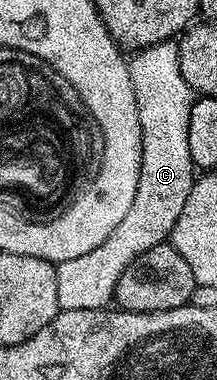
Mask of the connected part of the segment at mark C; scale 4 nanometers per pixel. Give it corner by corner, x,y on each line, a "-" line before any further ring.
164,40
134,51
132,56
128,61
128,66
141,127
141,169
139,170
139,186
135,186
135,202
131,210
123,214
123,222
119,222
119,226
115,226
115,230
111,230
111,234
107,234
107,238
103,238
103,242
95,246
95,250
90,250
88,254
79,254
79,258
67,258
56,265
55,287
59,297
59,309
62,312
109,308
117,291
119,278
123,270
131,266
134,257
151,250
151,246
166,243
172,237
175,222
179,222
179,214
183,214
187,194
191,194
193,189
195,165
191,158
191,146
187,142
187,124
191,122
191,106
195,93
187,86
179,70
177,44
173,40

